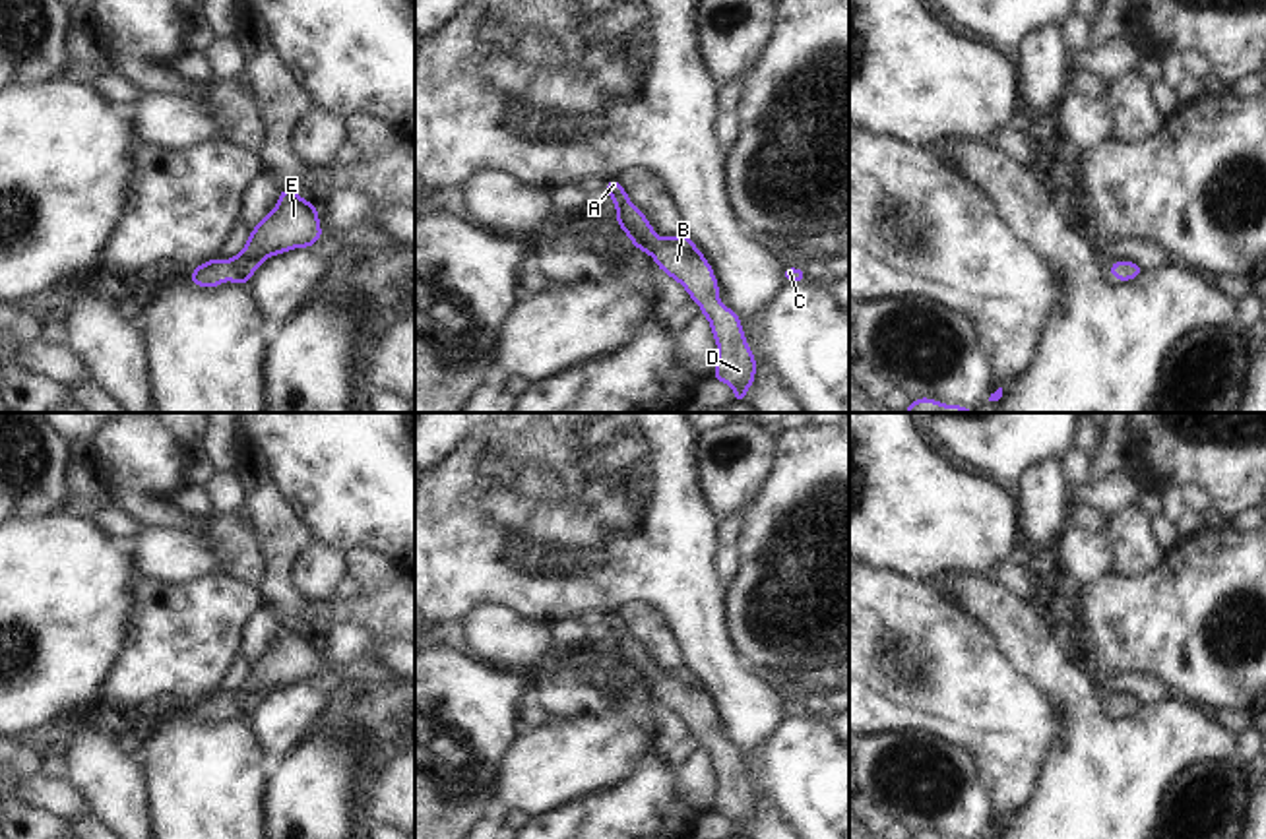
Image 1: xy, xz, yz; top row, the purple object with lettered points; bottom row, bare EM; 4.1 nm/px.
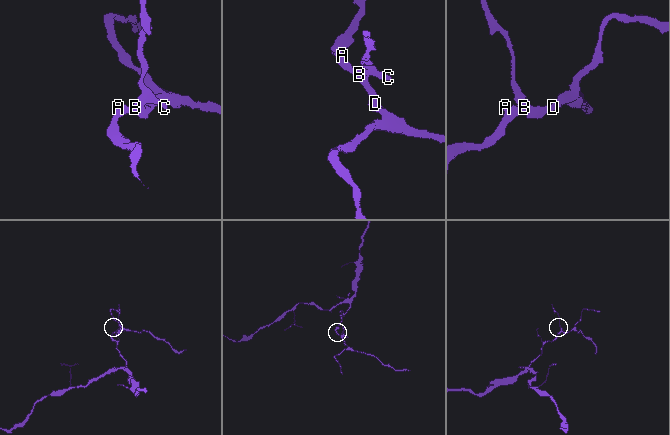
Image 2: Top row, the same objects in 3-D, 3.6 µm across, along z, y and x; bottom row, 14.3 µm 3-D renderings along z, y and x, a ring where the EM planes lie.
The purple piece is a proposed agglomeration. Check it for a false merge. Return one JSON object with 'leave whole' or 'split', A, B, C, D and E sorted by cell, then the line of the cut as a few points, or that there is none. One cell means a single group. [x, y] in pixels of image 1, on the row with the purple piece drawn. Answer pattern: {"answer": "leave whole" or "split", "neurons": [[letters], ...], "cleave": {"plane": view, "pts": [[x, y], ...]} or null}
{"answer": "leave whole", "neurons": [["A", "B", "C", "D", "E"]], "cleave": null}

